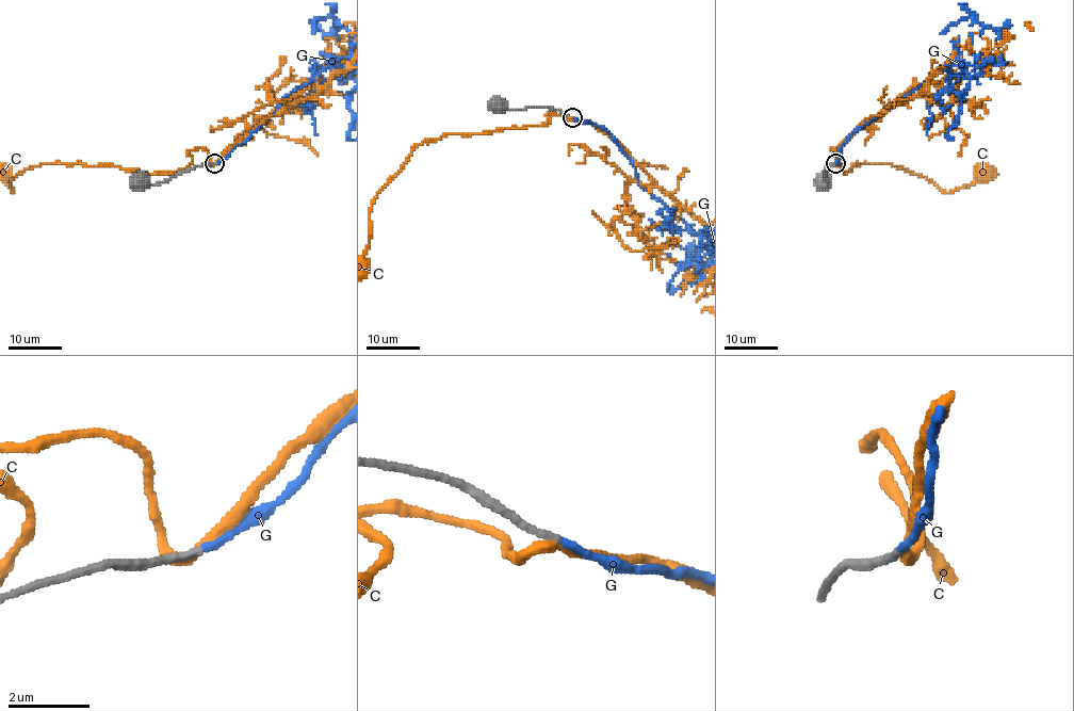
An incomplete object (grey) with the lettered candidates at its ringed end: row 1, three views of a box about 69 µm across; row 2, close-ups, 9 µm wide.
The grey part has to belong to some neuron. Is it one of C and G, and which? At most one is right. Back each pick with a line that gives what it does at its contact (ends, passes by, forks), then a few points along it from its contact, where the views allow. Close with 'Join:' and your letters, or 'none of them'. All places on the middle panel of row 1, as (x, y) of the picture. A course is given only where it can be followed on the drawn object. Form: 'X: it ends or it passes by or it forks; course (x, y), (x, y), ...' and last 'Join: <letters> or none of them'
G: it ends
Join: G

